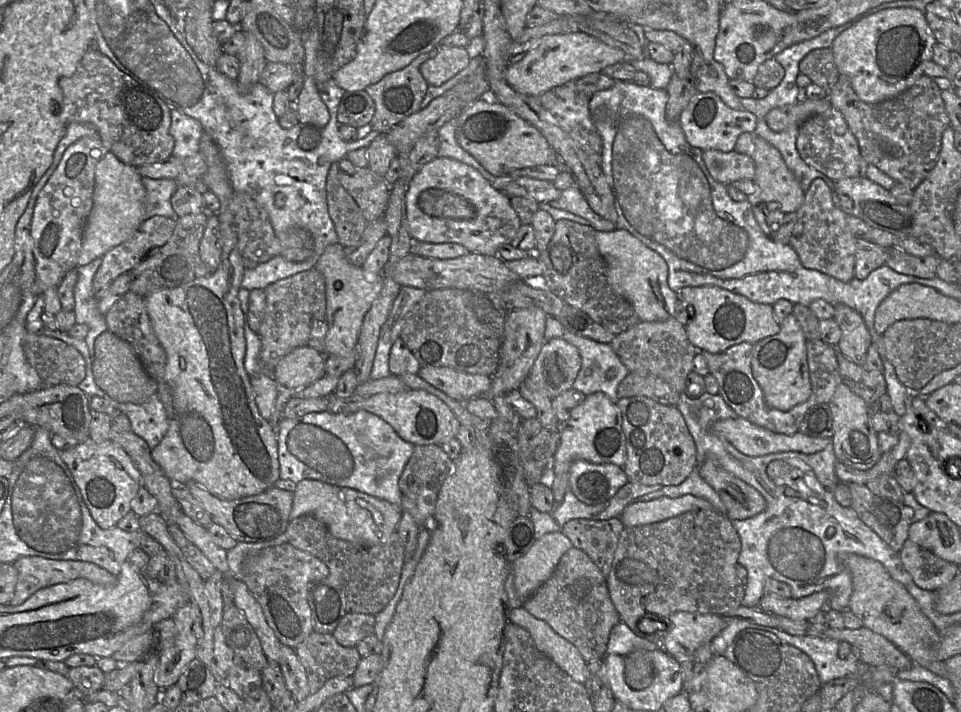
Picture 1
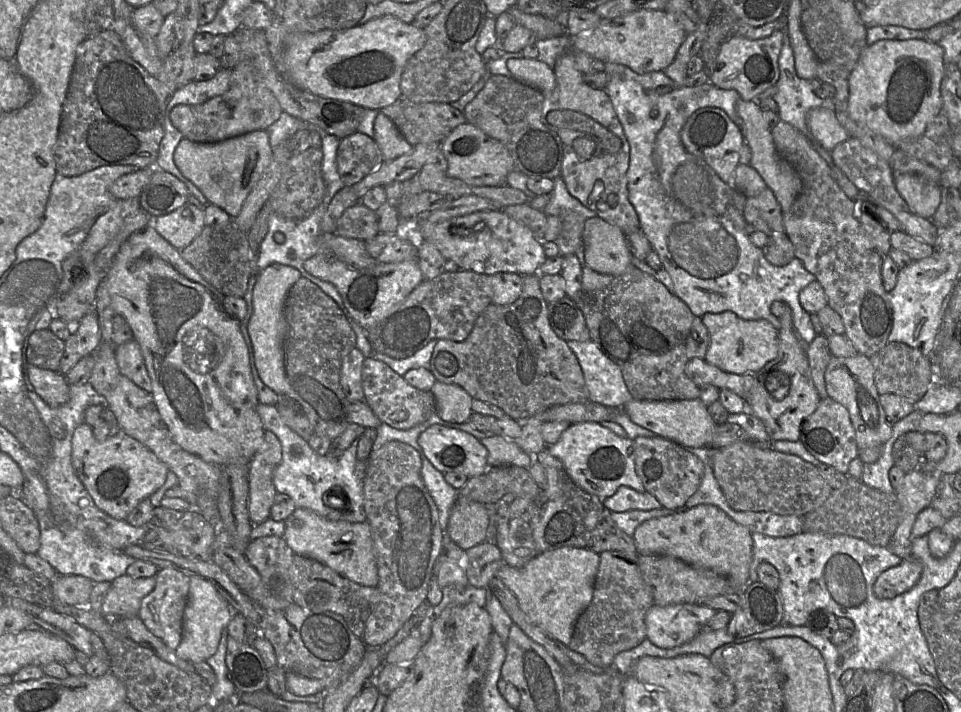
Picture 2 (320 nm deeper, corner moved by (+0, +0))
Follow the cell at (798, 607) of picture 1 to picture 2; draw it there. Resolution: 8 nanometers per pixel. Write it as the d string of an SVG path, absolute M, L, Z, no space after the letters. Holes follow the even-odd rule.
M913 558L904 559L878 576L873 585L873 592L881 599L894 598L913 588L919 581L922 570L919 561Z

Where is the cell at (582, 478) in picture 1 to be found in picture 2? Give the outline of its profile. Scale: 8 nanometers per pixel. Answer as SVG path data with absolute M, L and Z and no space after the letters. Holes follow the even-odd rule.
M620 486L616 493L603 500L607 510L612 512L625 512L629 510L653 510L663 506L649 492L640 493L628 486Z

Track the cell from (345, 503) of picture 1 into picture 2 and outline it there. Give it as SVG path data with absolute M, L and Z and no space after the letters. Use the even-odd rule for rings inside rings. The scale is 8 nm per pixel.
M296 508L284 521L283 538L294 554L317 560L345 578L363 586L377 587L376 555L368 521L328 520L306 508Z

